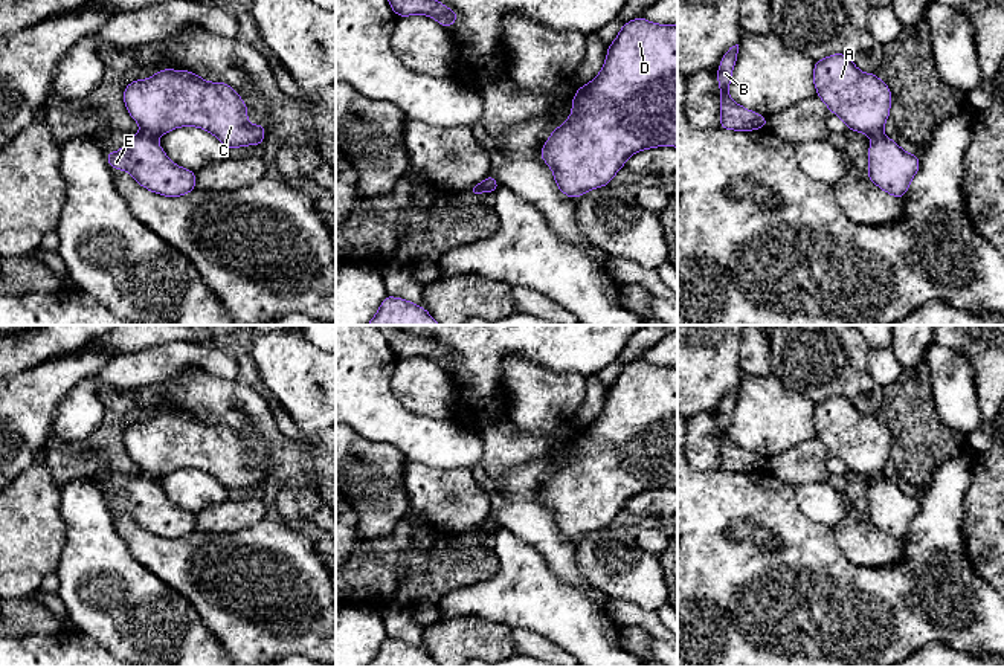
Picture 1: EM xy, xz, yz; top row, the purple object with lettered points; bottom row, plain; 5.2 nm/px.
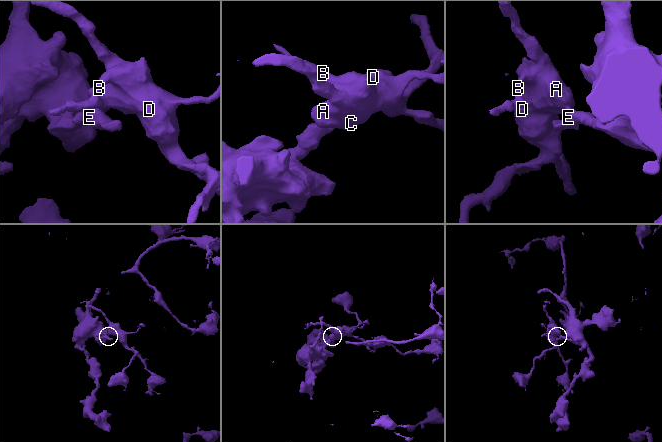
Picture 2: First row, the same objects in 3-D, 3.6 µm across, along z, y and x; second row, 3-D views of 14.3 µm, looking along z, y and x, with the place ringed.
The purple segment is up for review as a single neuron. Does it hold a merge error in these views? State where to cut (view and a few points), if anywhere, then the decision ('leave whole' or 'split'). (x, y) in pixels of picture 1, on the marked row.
xy (141, 133), (154, 138) | split

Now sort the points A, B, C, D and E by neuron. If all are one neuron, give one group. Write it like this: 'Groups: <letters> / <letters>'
Groups: A B C D / E

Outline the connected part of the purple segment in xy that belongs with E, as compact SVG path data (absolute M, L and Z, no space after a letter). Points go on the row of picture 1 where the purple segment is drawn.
M136 134L121 151L105 153L110 168L125 169L151 192L180 197L195 189L195 171L169 160L156 137Z

